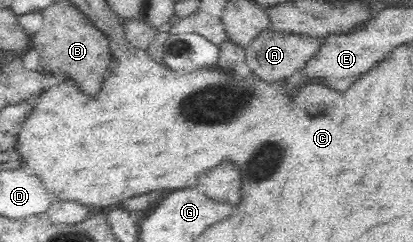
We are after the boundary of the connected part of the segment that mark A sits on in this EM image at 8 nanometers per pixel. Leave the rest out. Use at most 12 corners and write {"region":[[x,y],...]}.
{"region":[[266,28],[245,62],[266,82],[288,79],[323,39]]}

